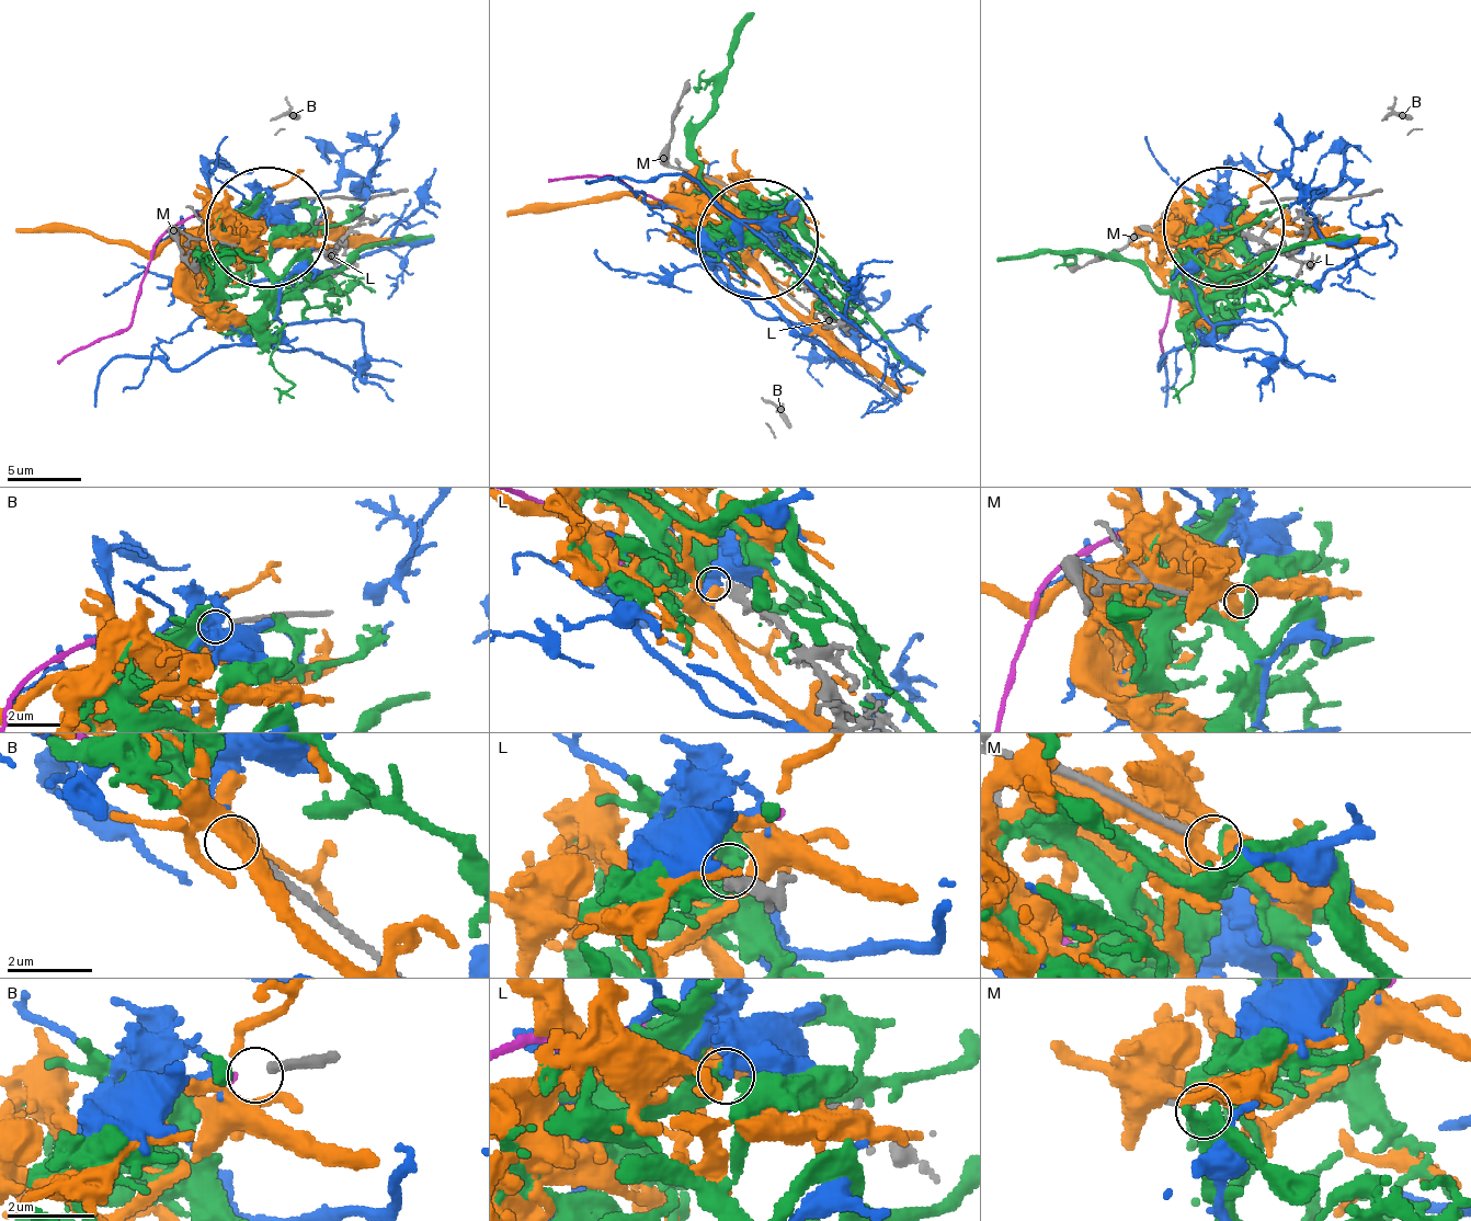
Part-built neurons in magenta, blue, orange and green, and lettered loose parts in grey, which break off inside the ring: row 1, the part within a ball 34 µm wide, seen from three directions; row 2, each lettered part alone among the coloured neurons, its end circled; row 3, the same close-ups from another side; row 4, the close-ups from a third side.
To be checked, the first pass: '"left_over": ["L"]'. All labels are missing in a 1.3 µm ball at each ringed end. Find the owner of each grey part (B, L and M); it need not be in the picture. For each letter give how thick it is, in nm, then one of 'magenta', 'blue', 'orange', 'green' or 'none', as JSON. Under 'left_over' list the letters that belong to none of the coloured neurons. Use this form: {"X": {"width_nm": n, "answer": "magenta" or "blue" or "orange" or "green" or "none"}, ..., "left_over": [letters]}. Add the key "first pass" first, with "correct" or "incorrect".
{"first pass": "incorrect", "B": {"width_nm": 240, "answer": "magenta"}, "L": {"width_nm": 380, "answer": "green"}, "M": {"width_nm": 200, "answer": "none"}, "left_over": ["M"]}

